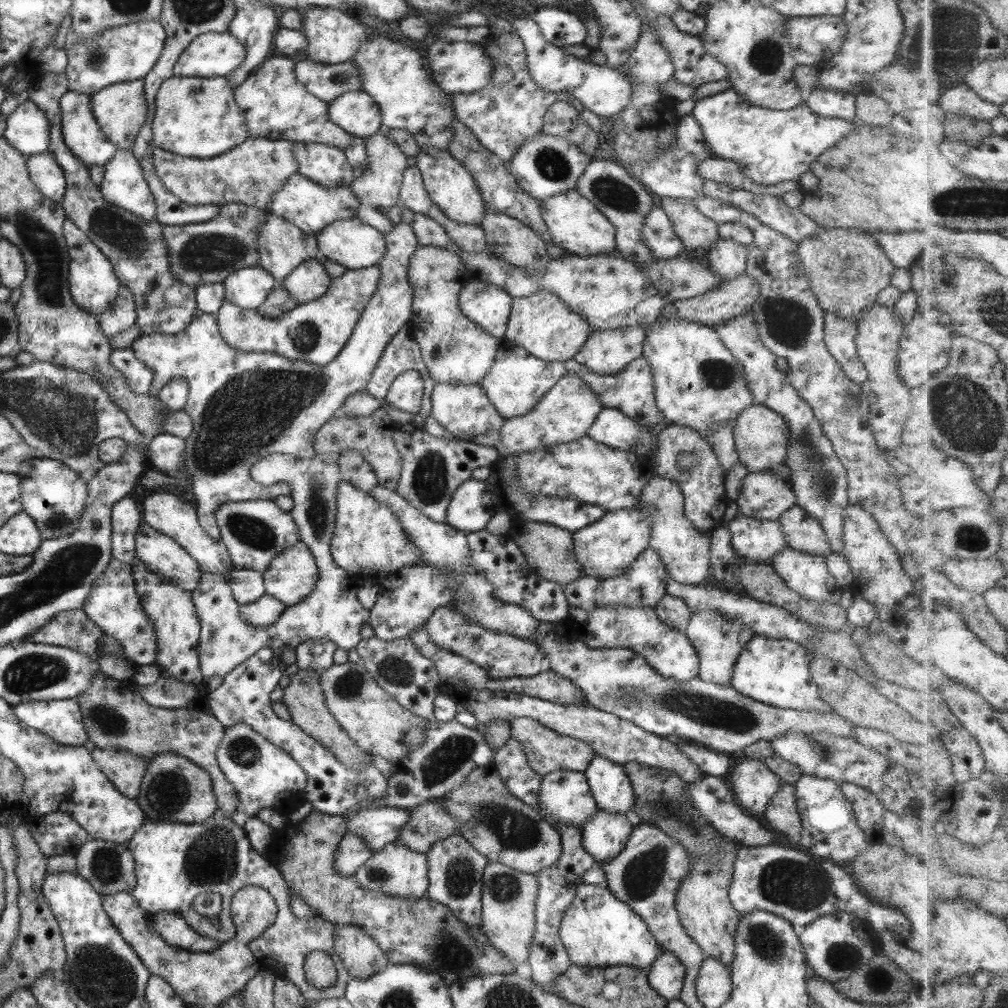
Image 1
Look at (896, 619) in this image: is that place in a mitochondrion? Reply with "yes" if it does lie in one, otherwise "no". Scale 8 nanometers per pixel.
no

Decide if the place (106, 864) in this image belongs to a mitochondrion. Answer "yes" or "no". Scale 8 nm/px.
yes

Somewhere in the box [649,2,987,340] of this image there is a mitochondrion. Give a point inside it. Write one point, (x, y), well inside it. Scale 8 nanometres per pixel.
(961, 41)

